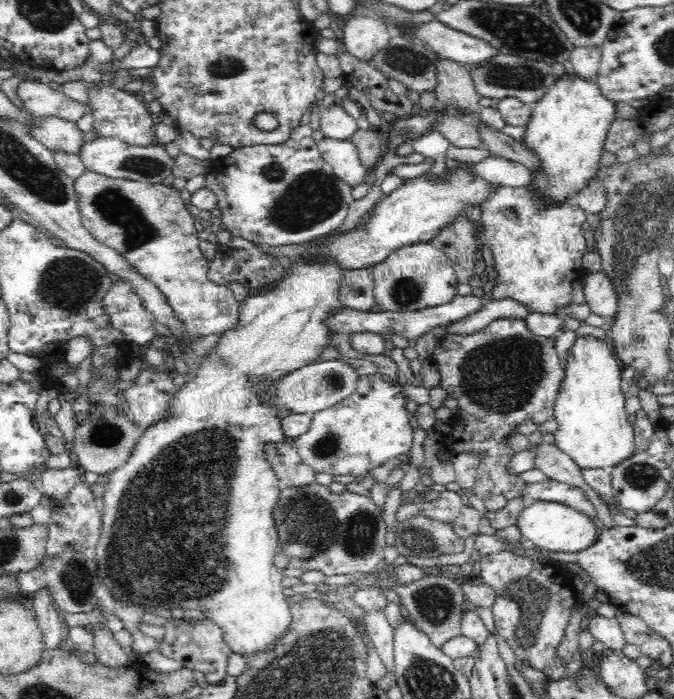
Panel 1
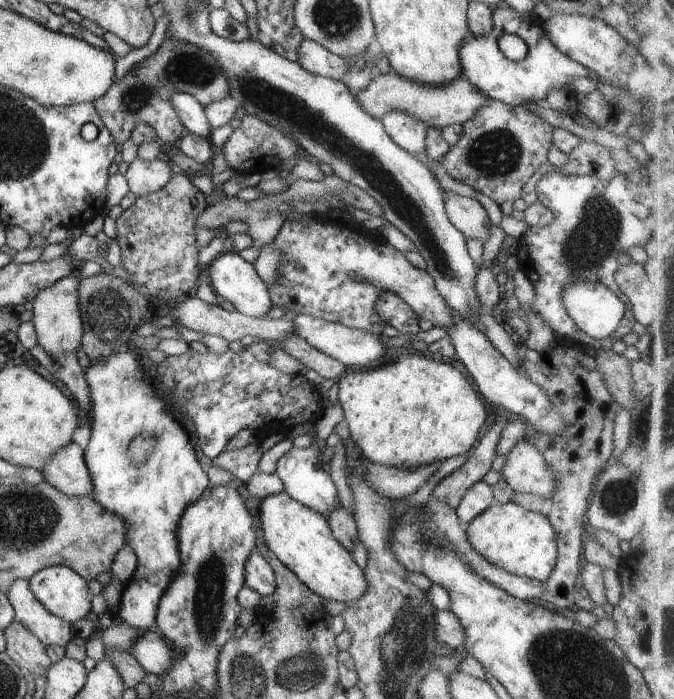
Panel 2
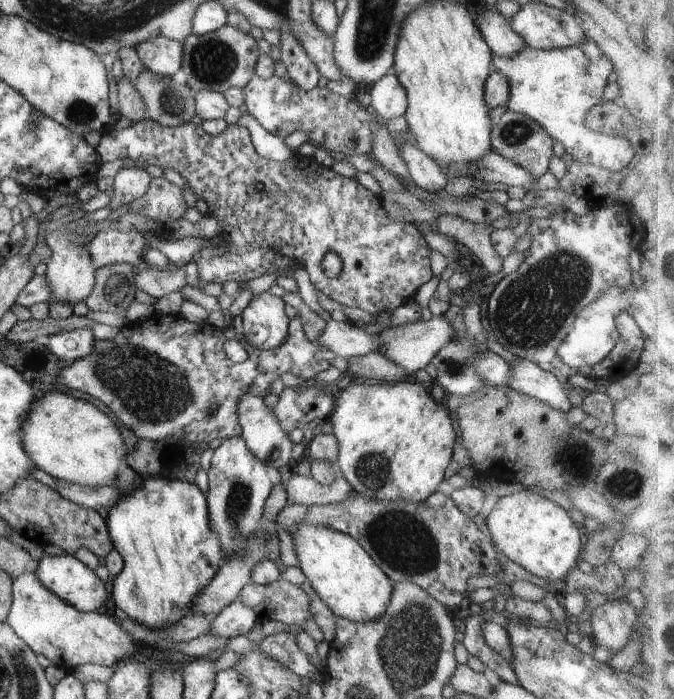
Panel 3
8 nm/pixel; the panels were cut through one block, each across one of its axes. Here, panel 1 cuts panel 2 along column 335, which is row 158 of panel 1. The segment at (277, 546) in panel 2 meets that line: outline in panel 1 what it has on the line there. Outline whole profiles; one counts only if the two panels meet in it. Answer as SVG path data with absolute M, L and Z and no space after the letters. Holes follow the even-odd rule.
M563 74L550 85L550 88L533 105L530 120L525 126L526 131L523 143L540 161L541 169L532 171L533 181L527 188L534 191L534 195L542 197L544 201L558 204L558 202L573 201L582 188L590 182L592 176L597 176L600 166L604 141L608 129L615 119L615 110L618 104L604 98L595 81L584 80L576 74Z

